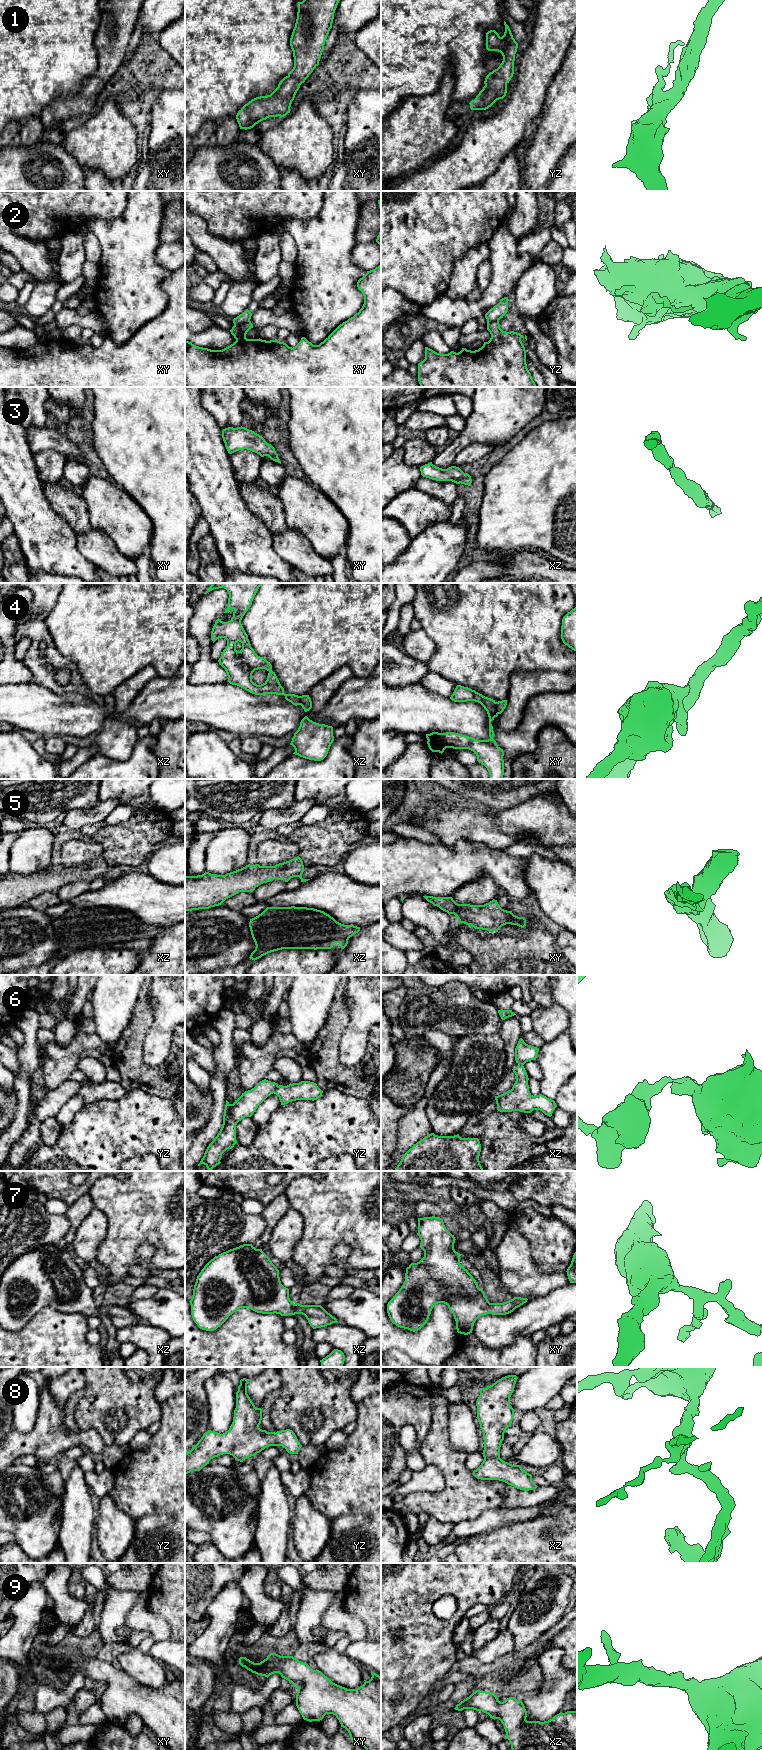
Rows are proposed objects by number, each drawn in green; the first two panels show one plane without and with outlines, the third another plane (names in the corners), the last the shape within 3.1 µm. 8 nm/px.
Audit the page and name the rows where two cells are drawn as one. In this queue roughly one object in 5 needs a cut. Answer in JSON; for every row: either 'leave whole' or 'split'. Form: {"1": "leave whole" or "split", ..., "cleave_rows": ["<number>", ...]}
{"1": "leave whole", "2": "split", "3": "leave whole", "4": "split", "5": "leave whole", "6": "split", "7": "leave whole", "8": "leave whole", "9": "leave whole", "cleave_rows": ["2", "4", "6"]}

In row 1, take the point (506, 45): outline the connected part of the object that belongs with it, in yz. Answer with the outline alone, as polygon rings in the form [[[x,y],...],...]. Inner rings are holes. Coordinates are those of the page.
[[[504,21],[505,32],[502,37],[495,30],[486,33],[486,49],[498,51],[503,56],[500,66],[490,72],[484,81],[485,86],[470,104],[471,110],[486,110],[507,93],[507,84],[514,74],[514,61],[518,43],[513,38],[509,26]]]

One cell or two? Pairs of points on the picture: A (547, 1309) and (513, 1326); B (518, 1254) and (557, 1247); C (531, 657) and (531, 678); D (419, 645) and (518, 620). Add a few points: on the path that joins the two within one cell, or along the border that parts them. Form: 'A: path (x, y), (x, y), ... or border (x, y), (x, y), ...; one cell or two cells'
A: path (539, 1313), (521, 1322); one cell
B: border (520, 1231), (529, 1244), (532, 1259), (544, 1272); two cells
C: border (555, 670), (514, 670), (509, 679); two cells
D: border (421, 627), (435, 645), (435, 651), (426, 663); two cells

